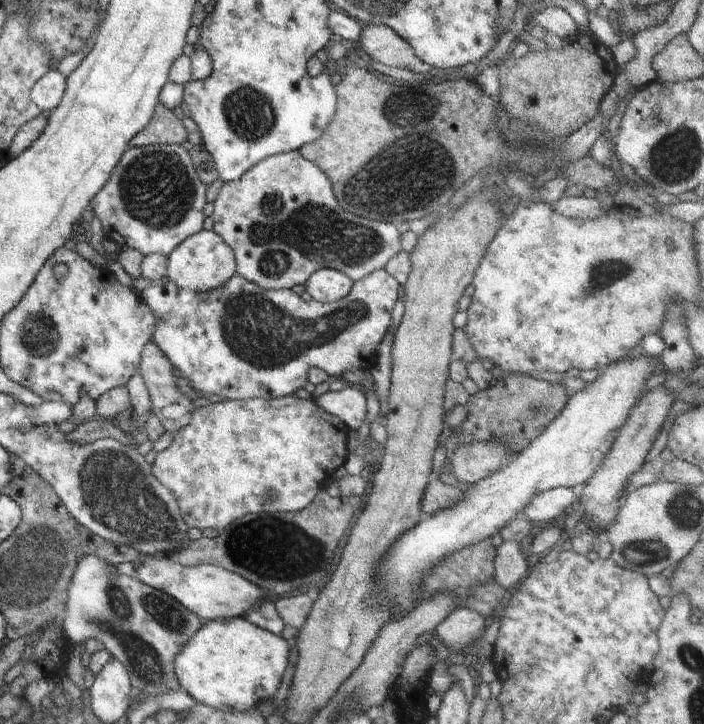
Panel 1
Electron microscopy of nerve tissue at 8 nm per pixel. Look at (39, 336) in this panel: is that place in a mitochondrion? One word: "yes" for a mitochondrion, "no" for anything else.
yes

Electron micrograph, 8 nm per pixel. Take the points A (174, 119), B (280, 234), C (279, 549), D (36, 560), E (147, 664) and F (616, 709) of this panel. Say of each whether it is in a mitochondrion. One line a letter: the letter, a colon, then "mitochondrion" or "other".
A: other
B: mitochondrion
C: mitochondrion
D: mitochondrion
E: mitochondrion
F: other

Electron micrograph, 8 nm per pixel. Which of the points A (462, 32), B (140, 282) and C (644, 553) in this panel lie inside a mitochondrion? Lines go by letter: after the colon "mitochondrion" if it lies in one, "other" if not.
A: other
B: other
C: mitochondrion

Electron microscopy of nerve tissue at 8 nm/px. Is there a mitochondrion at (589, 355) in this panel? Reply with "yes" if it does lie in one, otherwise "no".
no

